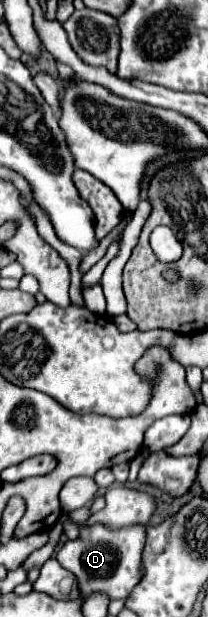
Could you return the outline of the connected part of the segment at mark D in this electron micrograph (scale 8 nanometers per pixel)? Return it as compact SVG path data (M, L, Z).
M97 523L95 527L83 527L77 539L65 541L57 553L57 561L75 573L79 589L83 595L91 591L105 591L111 599L129 597L131 589L139 583L141 551L145 547L145 525L129 525L121 529L111 529Z

